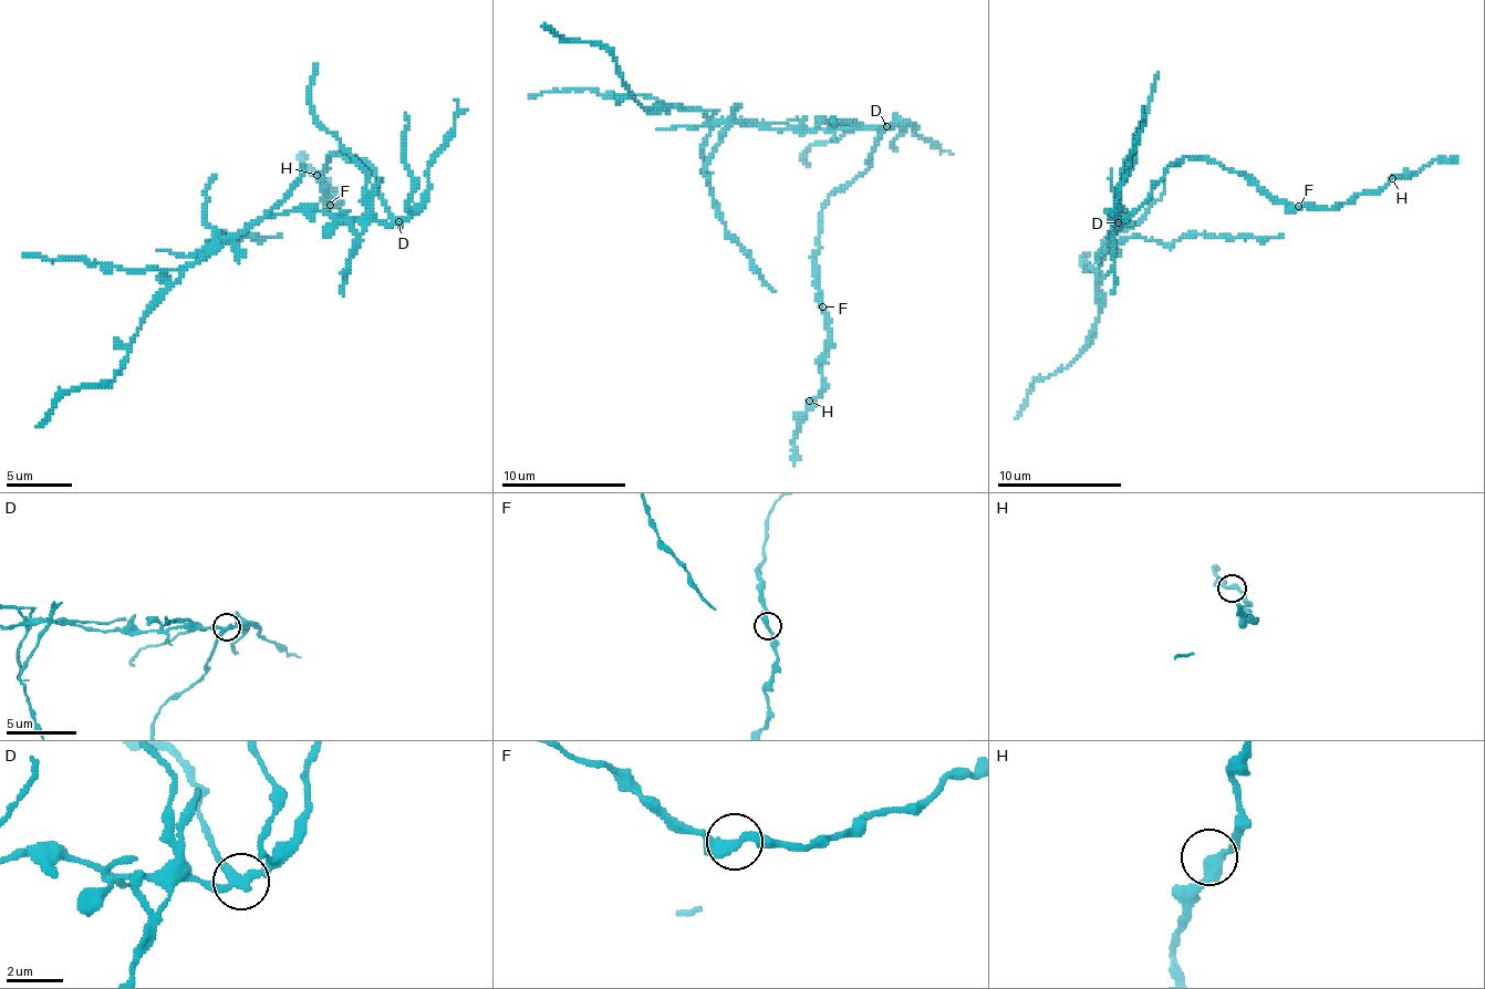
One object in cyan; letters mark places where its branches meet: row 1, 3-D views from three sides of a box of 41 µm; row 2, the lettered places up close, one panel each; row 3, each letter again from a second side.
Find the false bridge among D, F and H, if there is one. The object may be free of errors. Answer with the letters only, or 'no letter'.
D

